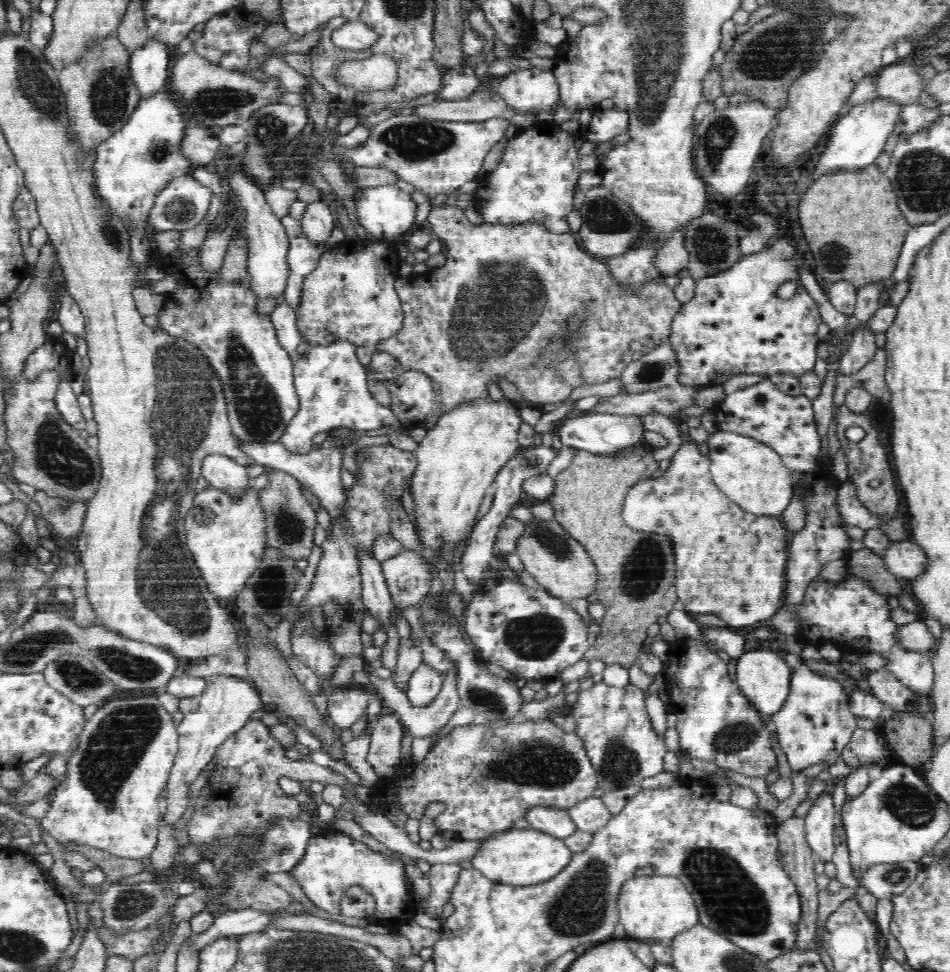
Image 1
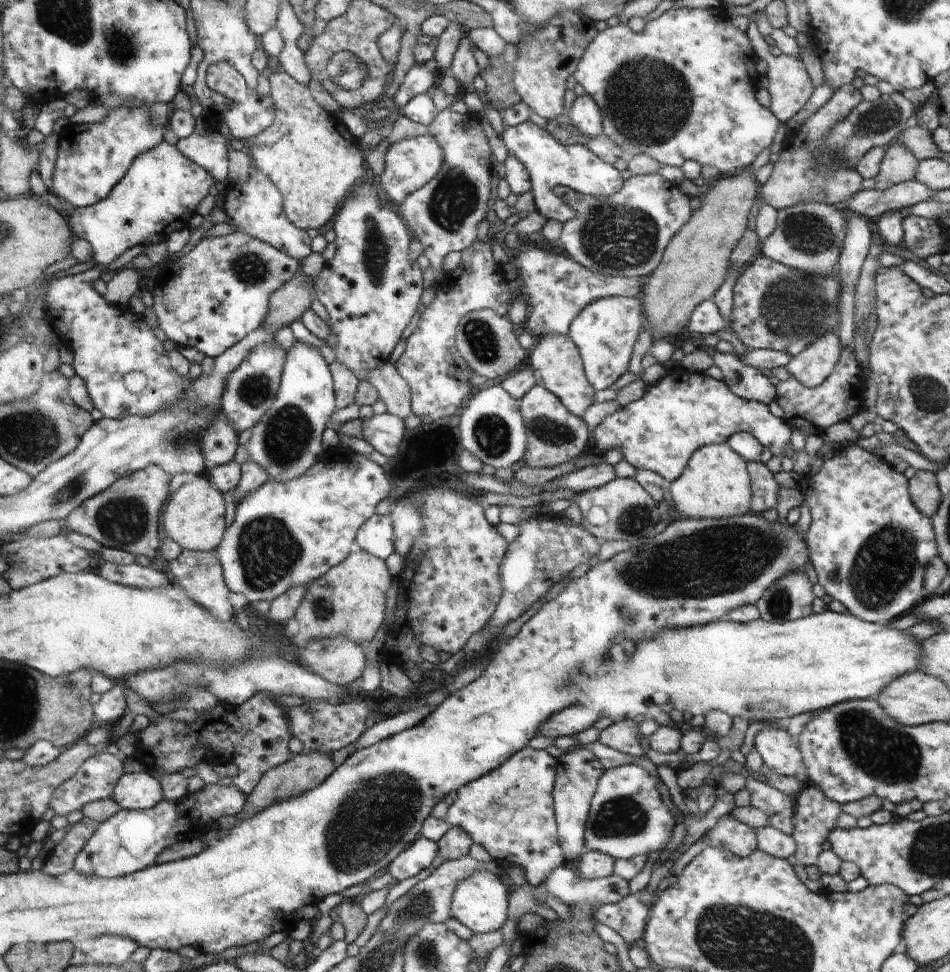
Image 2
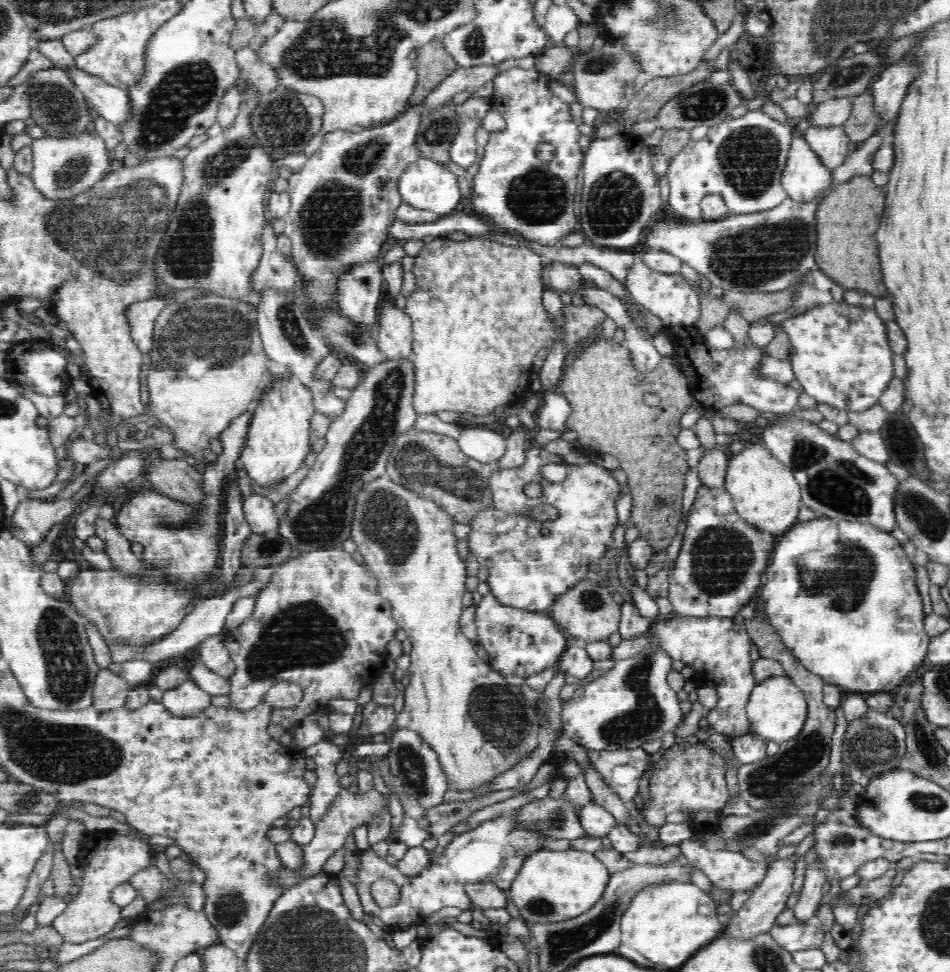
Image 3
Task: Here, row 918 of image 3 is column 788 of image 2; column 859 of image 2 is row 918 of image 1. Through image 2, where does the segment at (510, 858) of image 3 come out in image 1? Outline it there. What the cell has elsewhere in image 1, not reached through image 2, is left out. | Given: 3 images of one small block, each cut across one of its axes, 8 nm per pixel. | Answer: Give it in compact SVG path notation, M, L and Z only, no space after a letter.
M327 827L311 838L306 854L298 865L290 871L296 877L298 885L306 897L316 907L331 915L340 915L342 896L348 888L360 886L374 896L376 912L367 918L369 924L375 923L379 927L389 929L401 928L405 923L412 921L417 911L416 900L406 886L407 875L404 863L398 856L384 855L368 848L364 843L352 839L342 831Z

